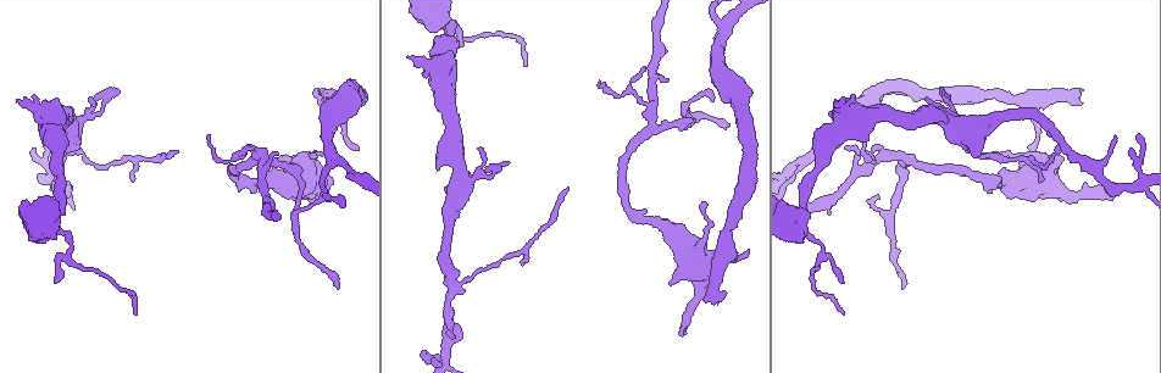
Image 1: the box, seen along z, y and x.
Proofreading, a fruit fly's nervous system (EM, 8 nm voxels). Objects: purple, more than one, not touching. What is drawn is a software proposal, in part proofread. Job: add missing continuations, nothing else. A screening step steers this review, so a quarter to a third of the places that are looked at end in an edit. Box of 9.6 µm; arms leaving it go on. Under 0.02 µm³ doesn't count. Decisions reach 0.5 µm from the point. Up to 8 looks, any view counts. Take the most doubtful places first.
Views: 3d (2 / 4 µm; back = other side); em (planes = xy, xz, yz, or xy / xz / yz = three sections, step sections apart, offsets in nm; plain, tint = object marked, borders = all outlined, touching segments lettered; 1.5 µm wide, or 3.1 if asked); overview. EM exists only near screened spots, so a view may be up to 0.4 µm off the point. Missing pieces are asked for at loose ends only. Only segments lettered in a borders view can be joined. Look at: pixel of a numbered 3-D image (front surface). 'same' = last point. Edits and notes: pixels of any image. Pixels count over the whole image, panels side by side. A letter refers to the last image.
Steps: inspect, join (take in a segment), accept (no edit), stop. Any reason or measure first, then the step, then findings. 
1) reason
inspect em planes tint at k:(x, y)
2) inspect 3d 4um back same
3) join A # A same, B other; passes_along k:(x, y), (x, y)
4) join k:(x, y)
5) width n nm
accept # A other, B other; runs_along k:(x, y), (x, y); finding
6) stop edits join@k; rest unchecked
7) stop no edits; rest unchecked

free end
inspect em planes borders at 1:(1077, 98)

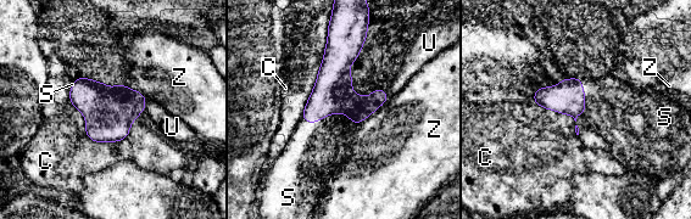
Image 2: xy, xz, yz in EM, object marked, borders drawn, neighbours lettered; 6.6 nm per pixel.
join 2:(312, 146) # C other, S same, U other, Z other; passes_along 2:(332, 94), (329, 113), (312, 146); it goes on there

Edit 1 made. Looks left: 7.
redraw
inspect overview

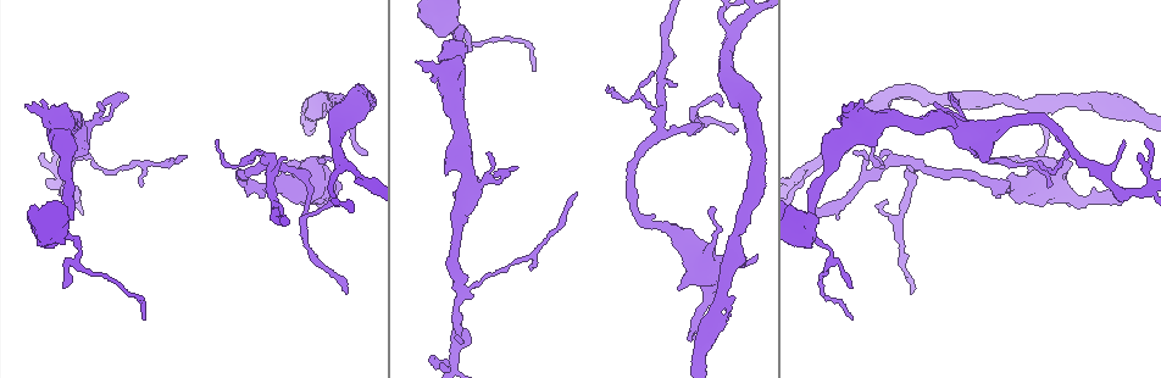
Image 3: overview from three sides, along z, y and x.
branch stops here
inspect 3d 2um at 3:(689, 335)

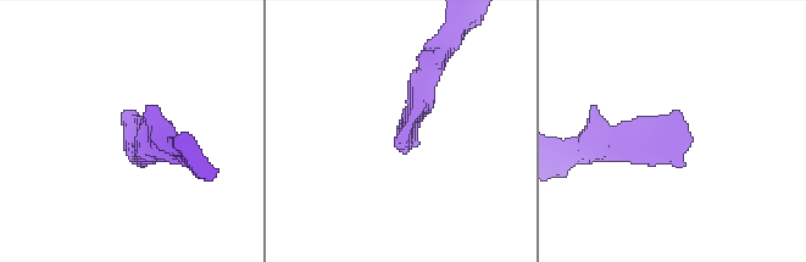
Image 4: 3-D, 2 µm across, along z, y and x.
now the EM
inspect em planes tint at 4:(124, 111)

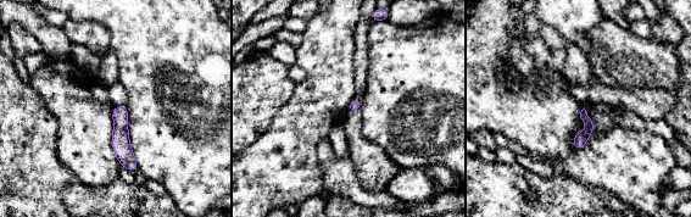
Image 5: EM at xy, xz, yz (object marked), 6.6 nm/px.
see the neighbours
inspect em planes borders same

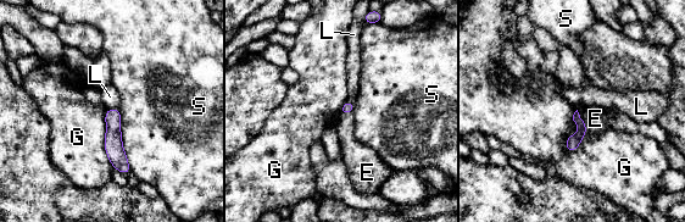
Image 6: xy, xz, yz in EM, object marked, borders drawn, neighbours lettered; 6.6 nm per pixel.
longest_contact S 420 nm
join 6:(595, 118) # E same, G other, L other, S other; the neuron continues

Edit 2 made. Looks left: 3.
thin end
inspect em xy step 8 plain at 3:(1037, 153)

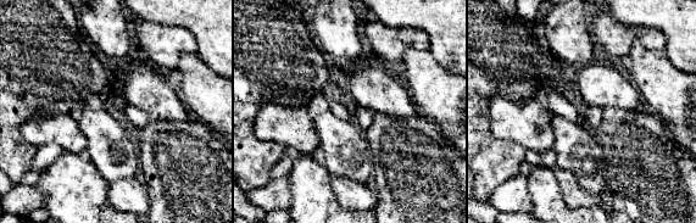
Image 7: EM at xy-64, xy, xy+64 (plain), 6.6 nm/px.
inspect em xy step 8 borders same

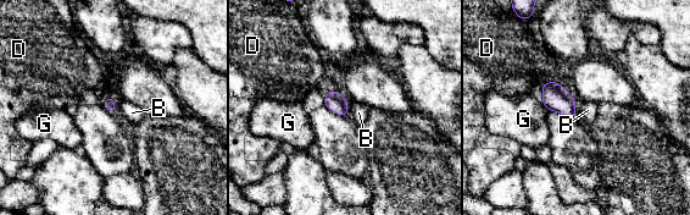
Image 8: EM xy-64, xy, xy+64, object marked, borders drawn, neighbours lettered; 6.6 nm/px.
width 80 nm
accept # B other, D other, G other; border 8:(346, 102), (349, 116); no lettered segment goes on from it

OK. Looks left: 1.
stop edits join@2, join@6; rest unchecked

